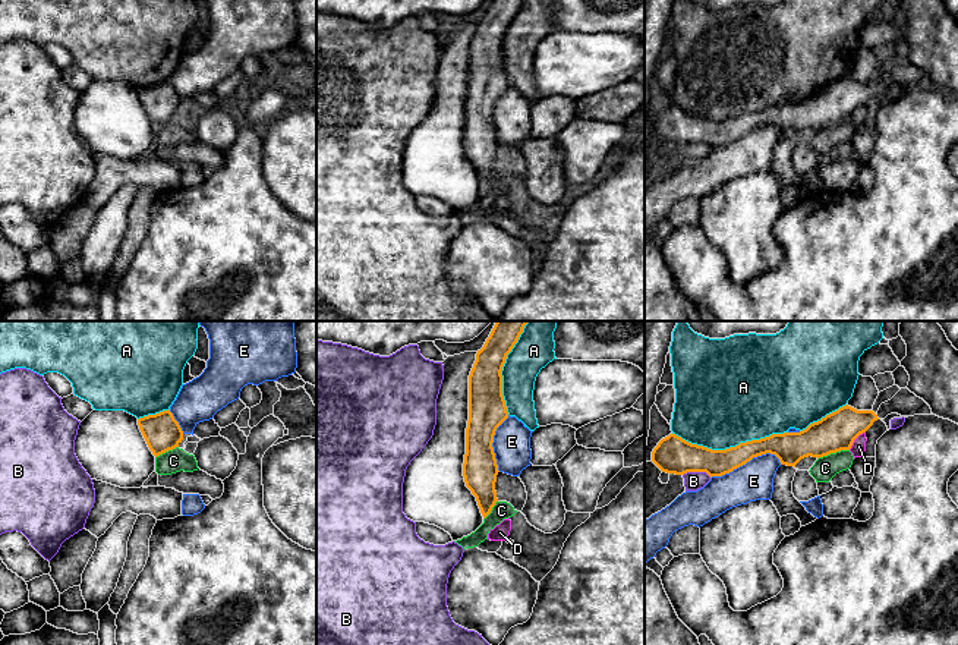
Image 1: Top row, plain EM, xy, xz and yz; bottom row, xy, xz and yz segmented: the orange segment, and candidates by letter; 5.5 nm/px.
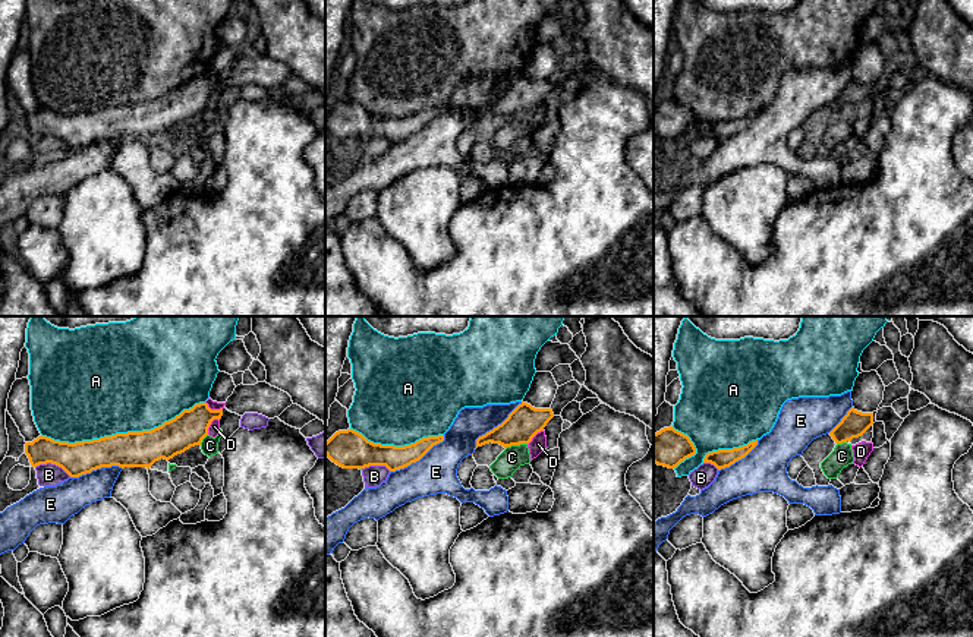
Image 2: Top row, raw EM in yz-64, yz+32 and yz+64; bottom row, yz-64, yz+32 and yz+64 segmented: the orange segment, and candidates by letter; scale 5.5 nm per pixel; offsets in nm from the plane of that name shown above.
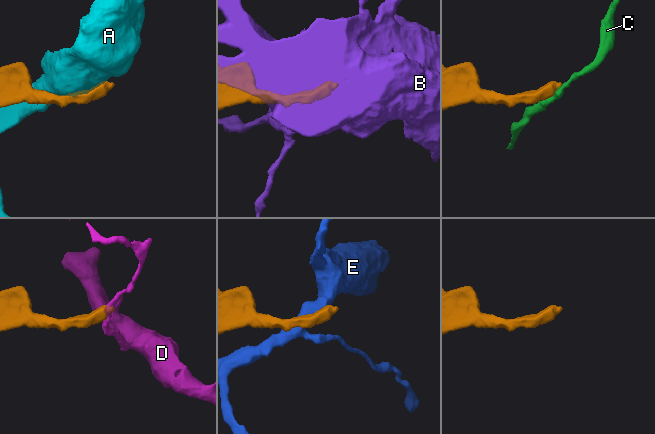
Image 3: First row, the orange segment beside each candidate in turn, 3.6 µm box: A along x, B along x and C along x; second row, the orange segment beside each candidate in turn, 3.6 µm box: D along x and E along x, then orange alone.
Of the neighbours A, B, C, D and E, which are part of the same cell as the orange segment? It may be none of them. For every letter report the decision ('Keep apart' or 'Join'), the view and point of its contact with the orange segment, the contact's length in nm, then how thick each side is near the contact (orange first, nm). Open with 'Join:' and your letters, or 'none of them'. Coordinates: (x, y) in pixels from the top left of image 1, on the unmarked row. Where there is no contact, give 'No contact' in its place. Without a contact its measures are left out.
Join: none of them
A: Keep apart. Touches orange at yz (730, 119). Shared border 650 nm. Thickness 160 nm (orange) against 480 nm
B: Keep apart. Touches orange at yz (697, 142). Shared border 160 nm. Thickness 200 nm (orange) against 110 nm
C: Keep apart. Touches orange at yz (832, 123). Shared border 190 nm. Thickness 220 nm (orange) against 130 nm
D: Keep apart. Touches orange at yz (854, 110). Shared border 140 nm. Thickness 220 nm (orange) against 80 nm
E: Keep apart. Touches orange at yz (746, 134). Shared border 400 nm. Thickness 170 nm (orange) against 220 nm

